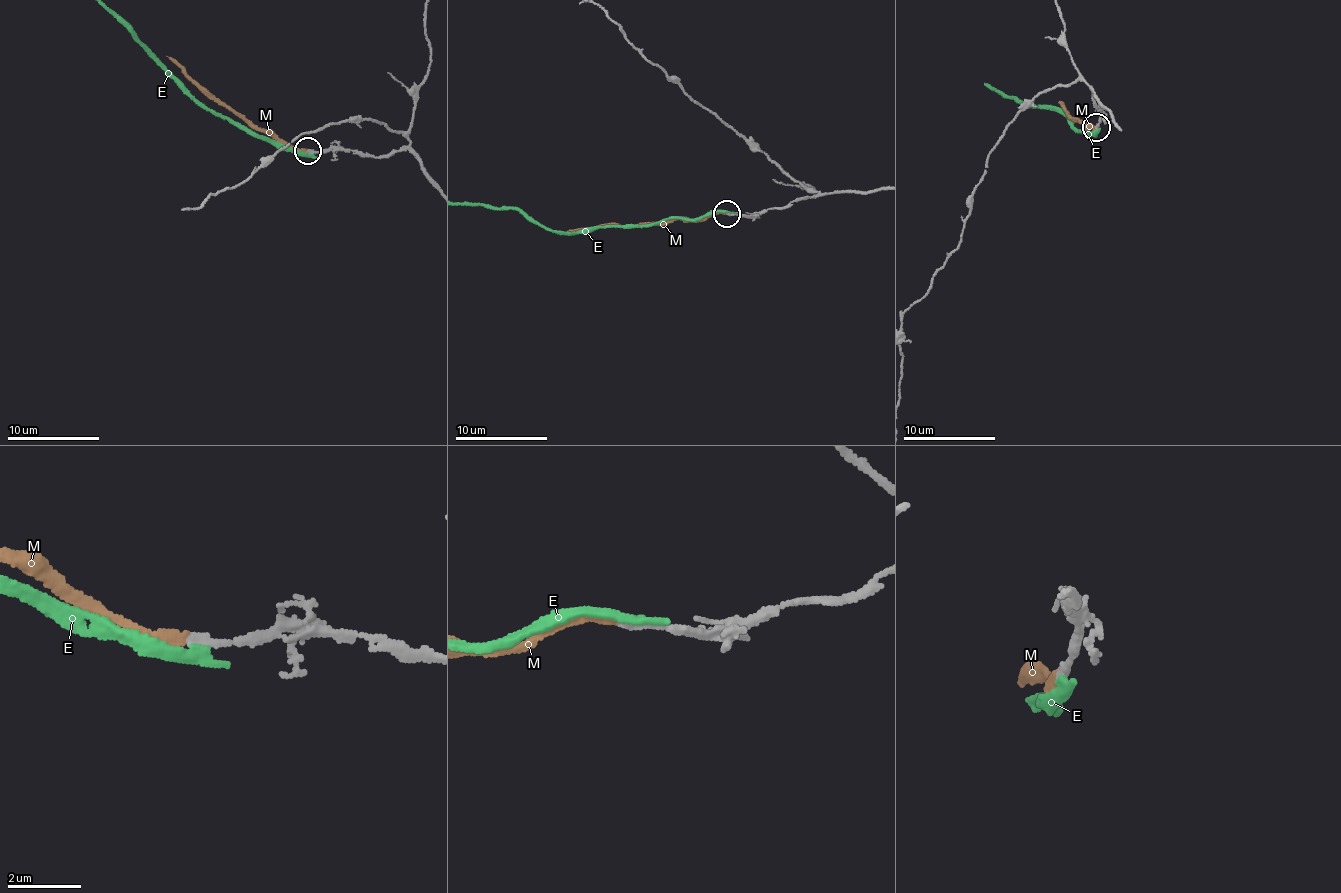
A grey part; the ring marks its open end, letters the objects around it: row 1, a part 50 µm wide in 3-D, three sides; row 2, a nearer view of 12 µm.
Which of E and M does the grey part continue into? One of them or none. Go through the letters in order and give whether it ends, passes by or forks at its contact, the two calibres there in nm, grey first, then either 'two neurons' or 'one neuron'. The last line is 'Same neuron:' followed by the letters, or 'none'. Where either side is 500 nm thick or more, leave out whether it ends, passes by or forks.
E: it ends | 240/320 nm | two neurons
M: it ends | 240/240 nm | one neuron
Same neuron: M

